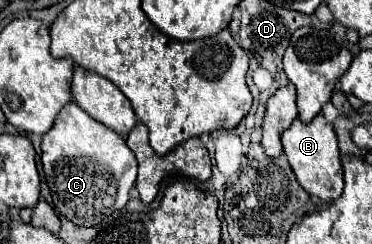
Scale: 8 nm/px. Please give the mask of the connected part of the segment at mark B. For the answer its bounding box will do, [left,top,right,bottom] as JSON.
[280,114,344,202]

